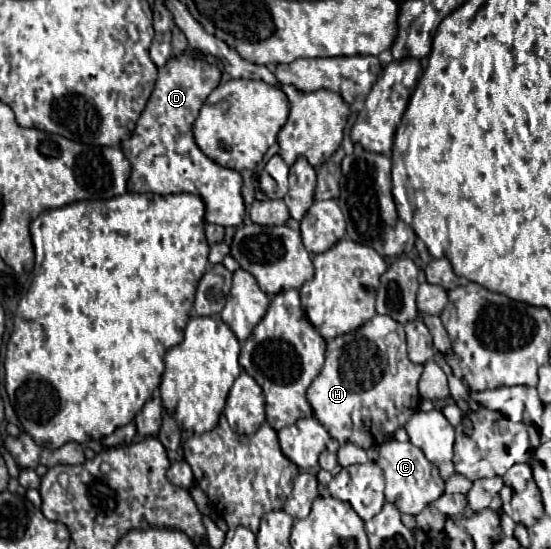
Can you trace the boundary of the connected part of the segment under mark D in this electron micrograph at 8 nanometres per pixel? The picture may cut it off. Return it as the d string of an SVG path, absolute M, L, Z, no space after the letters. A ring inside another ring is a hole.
M188 54L172 56L166 66L160 68L156 88L146 104L146 110L142 112L138 126L134 130L134 136L130 140L122 142L122 152L132 164L132 174L128 180L128 192L154 192L154 194L180 194L190 192L202 196L206 204L206 222L218 224L218 226L240 226L244 220L246 208L242 200L242 176L236 170L224 168L210 160L194 142L190 126L196 120L204 100L210 96L210 92L220 84L220 70L218 66L212 66L204 60L194 60Z

